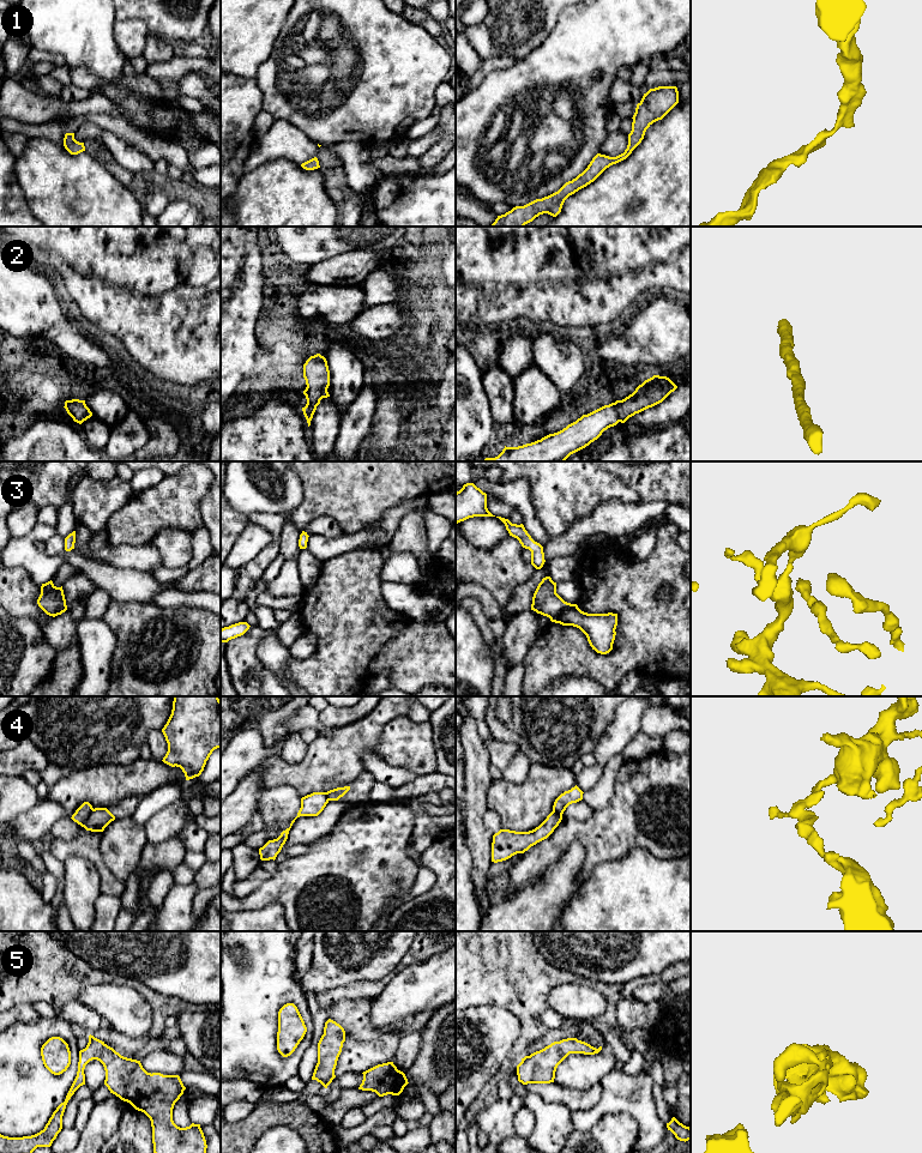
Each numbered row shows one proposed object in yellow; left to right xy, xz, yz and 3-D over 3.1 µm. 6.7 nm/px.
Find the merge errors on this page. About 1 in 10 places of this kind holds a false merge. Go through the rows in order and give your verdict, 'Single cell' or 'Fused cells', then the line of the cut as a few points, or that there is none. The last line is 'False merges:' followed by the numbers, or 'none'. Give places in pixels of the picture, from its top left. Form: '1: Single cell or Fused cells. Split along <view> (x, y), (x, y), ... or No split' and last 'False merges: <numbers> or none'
1: Single cell. No split
2: Single cell. No split
3: Single cell. No split
4: Fused cells. Split along xy (92, 808), (89, 816), (80, 825)
5: Single cell. No split
False merges: 4

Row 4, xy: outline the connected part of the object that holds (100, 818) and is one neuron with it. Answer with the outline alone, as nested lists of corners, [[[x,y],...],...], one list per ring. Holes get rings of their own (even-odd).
[[[95,808],[82,827],[91,832],[103,832],[114,820],[115,816],[107,808]]]

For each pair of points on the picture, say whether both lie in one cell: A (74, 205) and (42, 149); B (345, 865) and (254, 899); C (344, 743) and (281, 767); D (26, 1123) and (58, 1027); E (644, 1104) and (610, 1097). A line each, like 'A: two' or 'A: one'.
A: one
B: one
C: one
D: one
E: one

